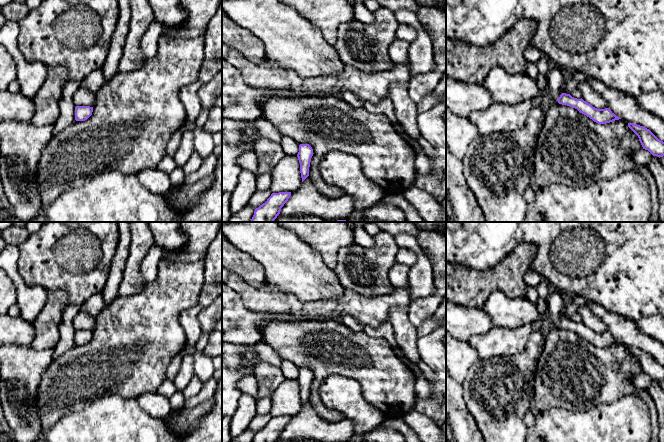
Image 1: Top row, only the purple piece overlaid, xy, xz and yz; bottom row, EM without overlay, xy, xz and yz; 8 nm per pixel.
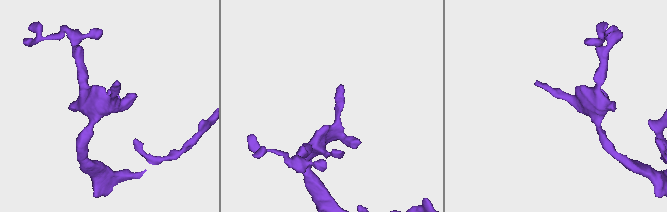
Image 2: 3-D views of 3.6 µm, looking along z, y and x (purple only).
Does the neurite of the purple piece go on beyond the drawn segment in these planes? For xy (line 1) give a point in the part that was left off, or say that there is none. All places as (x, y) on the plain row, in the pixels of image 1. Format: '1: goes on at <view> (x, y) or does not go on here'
1: does not go on here

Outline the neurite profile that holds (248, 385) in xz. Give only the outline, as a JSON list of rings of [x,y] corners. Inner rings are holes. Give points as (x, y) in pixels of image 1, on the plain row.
[[[246,376],[238,382],[238,388],[242,394],[256,396],[258,394],[258,384],[254,376]]]

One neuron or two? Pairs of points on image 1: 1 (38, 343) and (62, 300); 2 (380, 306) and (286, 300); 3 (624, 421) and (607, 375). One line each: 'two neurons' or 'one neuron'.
1: one neuron
2: one neuron
3: two neurons

